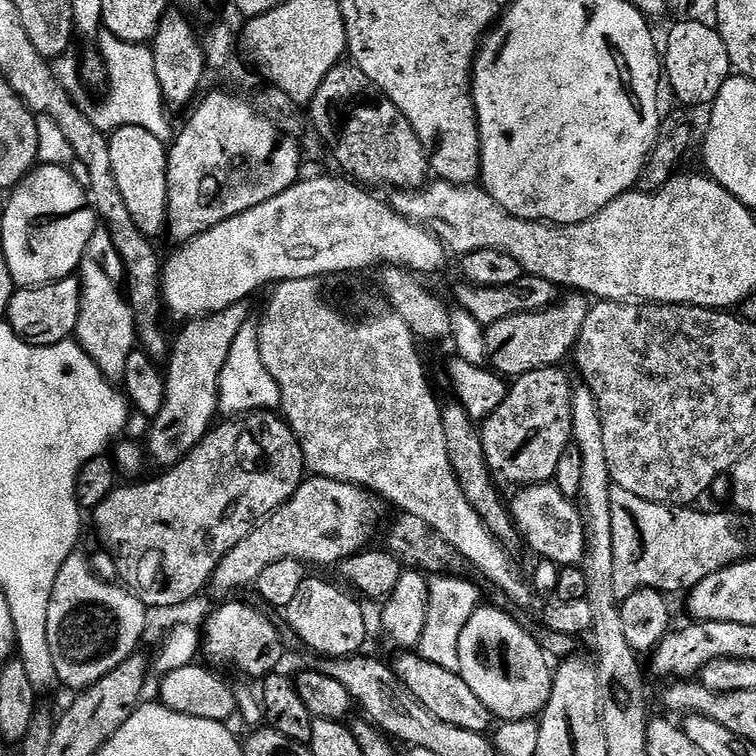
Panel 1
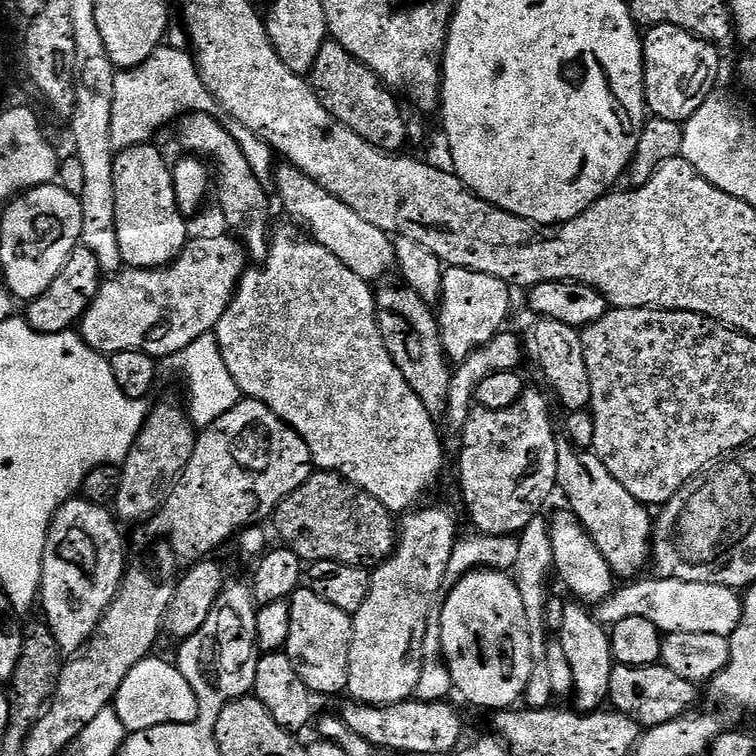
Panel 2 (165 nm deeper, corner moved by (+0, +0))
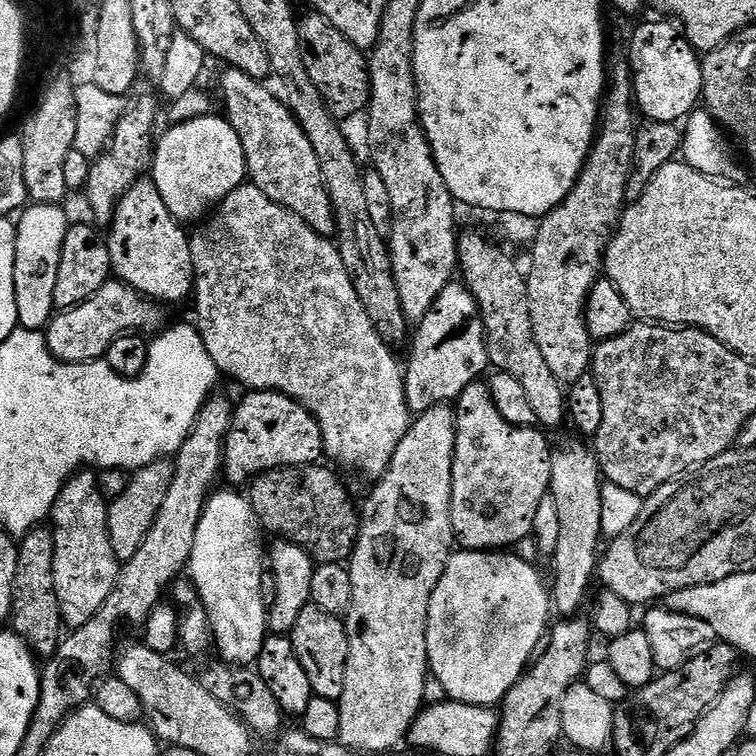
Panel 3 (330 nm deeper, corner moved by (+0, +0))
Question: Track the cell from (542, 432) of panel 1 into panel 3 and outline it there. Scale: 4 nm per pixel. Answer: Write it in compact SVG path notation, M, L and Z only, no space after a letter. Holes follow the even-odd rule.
M483 379L475 380L470 386L466 386L466 390L462 390L462 394L454 402L454 411L456 414L456 445L454 446L454 466L452 467L452 534L455 543L464 550L511 549L531 537L534 514L538 514L538 505L541 504L542 498L549 495L552 486L553 445L548 445L548 440L544 437L547 435L539 427L519 428L506 422L506 418L502 418L502 414L498 414L498 406L494 406L488 385Z

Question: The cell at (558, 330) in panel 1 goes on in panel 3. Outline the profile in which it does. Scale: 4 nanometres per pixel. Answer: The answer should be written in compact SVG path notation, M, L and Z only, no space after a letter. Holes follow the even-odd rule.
M439 404L430 410L419 413L413 419L412 424L408 427L408 432L402 438L402 442L398 442L398 450L394 450L394 458L390 462L390 466L385 470L383 476L375 481L376 489L368 496L368 501L362 504L362 515L360 517L360 537L356 540L356 549L352 551L350 563L347 565L348 573L350 573L350 582L354 586L354 594L352 595L352 605L346 613L346 627L348 629L348 661L346 662L346 686L342 690L342 698L338 701L340 710L340 730L338 733L339 743L345 748L352 749L353 753L360 752L388 752L391 748L396 748L401 743L405 743L410 726L414 722L414 718L419 714L420 709L425 707L423 700L423 687L426 686L430 677L430 669L428 666L428 651L426 650L426 626L428 625L428 607L430 606L430 598L434 594L434 586L438 586L438 582L442 578L442 574L448 565L448 559L452 557L454 551L454 537L452 534L452 467L454 466L454 446L456 445L456 414L455 411L447 404Z

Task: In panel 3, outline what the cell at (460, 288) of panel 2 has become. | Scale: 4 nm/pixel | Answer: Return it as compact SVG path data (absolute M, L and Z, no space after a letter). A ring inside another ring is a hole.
M453 282L438 294L434 306L418 321L411 337L412 357L406 360L404 389L408 409L414 414L430 410L439 404L451 405L475 380L489 371L488 347L480 307L463 283Z

